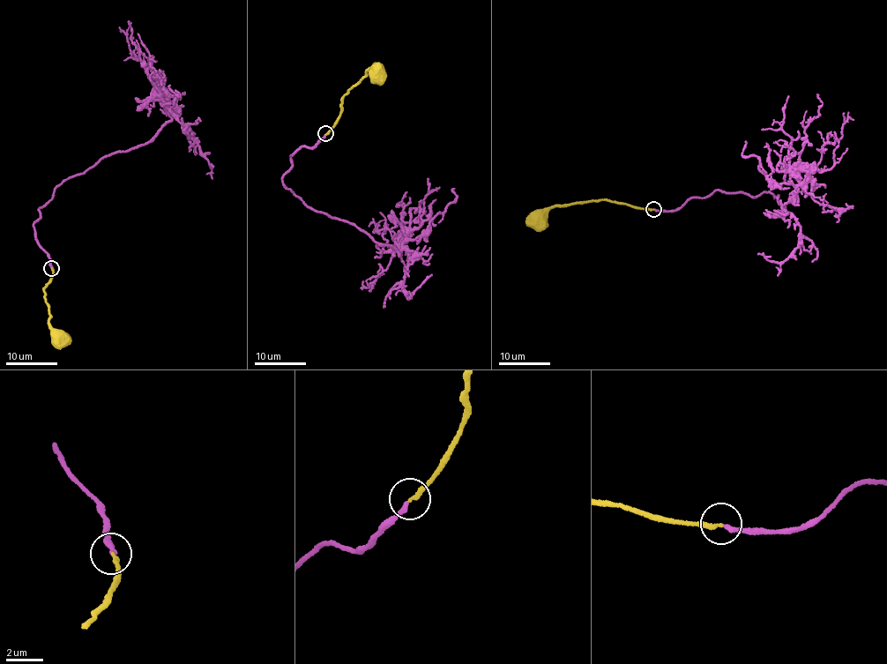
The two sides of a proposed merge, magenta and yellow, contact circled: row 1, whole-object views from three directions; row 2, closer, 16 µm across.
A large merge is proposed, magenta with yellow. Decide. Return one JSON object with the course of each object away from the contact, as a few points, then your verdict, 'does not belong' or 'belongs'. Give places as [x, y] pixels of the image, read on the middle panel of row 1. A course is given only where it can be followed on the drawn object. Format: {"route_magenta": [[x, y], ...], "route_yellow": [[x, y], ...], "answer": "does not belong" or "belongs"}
{"route_magenta": [[325, 135], [291, 156], [282, 185], [399, 255], [413, 252], [405, 290], [432, 274]], "route_yellow": [[326, 133], [339, 116], [341, 97], [367, 71], [372, 70], [376, 73]], "answer": "belongs"}

